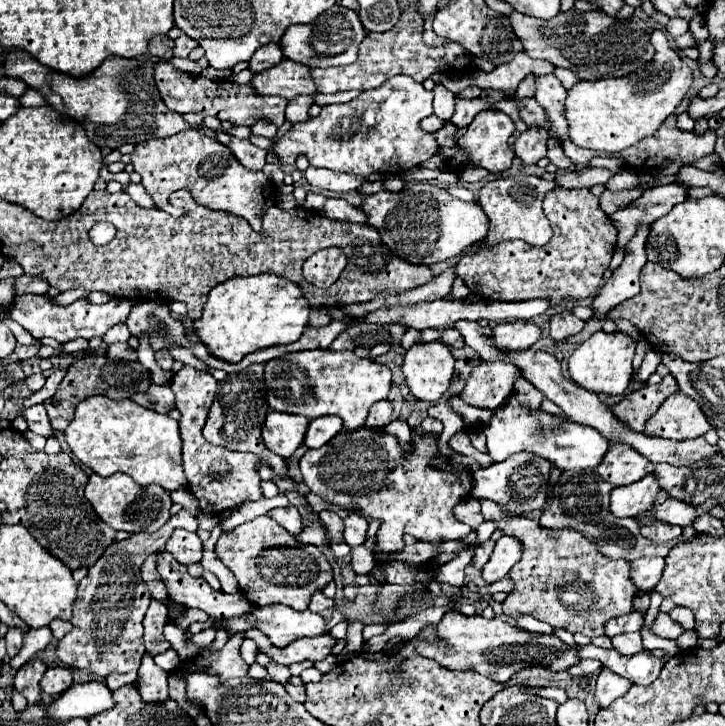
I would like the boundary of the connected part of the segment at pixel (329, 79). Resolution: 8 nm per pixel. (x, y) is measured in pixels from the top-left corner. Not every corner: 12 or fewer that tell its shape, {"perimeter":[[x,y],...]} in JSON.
{"perimeter":[[414,3],[390,31],[368,33],[354,63],[318,67],[320,93],[376,89],[398,73],[468,71],[460,45],[426,47]]}

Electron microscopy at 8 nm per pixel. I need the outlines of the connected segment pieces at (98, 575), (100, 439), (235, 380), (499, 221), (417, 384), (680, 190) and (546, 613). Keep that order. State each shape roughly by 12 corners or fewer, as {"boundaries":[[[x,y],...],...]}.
{"boundaries":[[[184,509],[154,533],[104,549],[78,585],[62,663],[98,677],[140,667],[150,605],[142,563]],[[130,399],[78,403],[64,433],[100,477],[186,487],[178,421]],[[264,365],[218,383],[202,435],[252,451],[286,477],[262,439],[268,415]],[[536,175],[488,181],[478,203],[486,243],[552,237],[542,199],[554,187]],[[442,341],[414,343],[402,361],[410,393],[438,401],[454,357]],[[682,185],[646,189],[610,219],[624,249],[640,225],[664,217],[686,199]],[[496,501],[484,519],[524,543],[506,615],[596,637],[634,611],[628,561]]]}

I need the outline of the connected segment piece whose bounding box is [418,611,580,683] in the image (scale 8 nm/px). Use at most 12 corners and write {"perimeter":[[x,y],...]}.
{"perimeter":[[446,611],[448,647],[418,651],[506,683],[524,667],[566,671],[578,649],[502,619]]}

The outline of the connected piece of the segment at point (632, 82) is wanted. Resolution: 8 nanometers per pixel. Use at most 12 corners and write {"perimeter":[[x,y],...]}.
{"perimeter":[[664,41],[644,69],[578,81],[570,139],[620,153],[656,133],[692,85]]}

